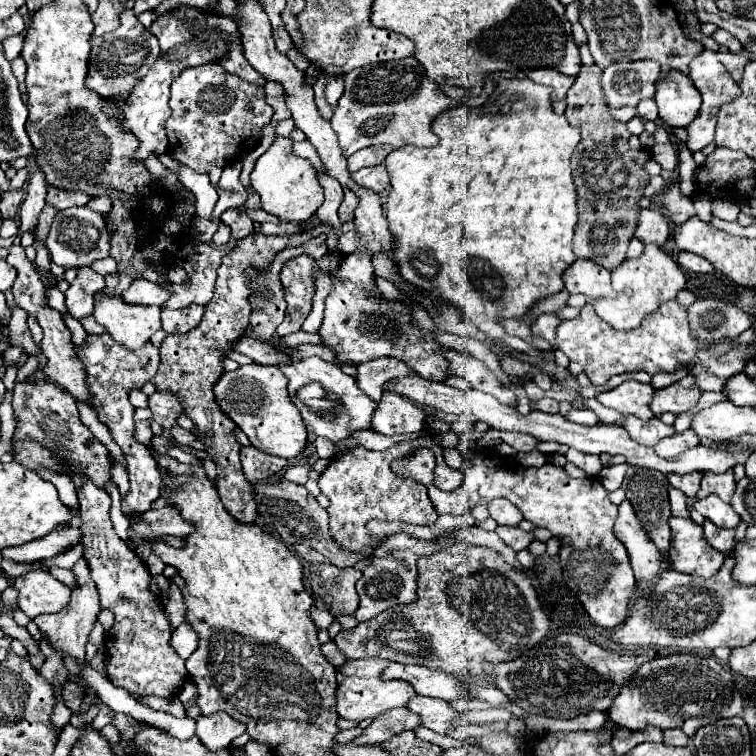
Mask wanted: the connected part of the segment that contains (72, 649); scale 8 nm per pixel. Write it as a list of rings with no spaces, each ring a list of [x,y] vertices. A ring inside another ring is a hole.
[[[84,557],[72,567],[76,579],[78,579],[78,587],[72,589],[72,599],[70,603],[60,611],[60,613],[52,613],[52,615],[40,615],[34,619],[34,623],[38,625],[38,629],[42,631],[44,637],[48,637],[48,643],[52,645],[52,649],[64,659],[64,657],[72,657],[74,661],[80,661],[80,665],[86,663],[84,655],[84,647],[86,647],[86,641],[88,641],[88,635],[94,627],[94,621],[100,613],[100,603],[98,603],[98,591],[96,591],[96,585],[94,581],[90,579],[90,571],[88,571],[88,565],[84,561]]]

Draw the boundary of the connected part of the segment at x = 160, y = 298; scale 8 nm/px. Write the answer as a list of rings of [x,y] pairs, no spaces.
[[[134,279],[130,289],[122,293],[124,301],[136,305],[156,305],[156,307],[164,307],[164,301],[168,301],[168,289],[164,289],[164,285],[160,283],[152,283],[146,279]]]

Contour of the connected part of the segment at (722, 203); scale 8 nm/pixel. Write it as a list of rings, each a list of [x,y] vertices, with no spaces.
[[[714,199],[712,201],[712,213],[714,213],[714,217],[720,217],[724,221],[736,221],[740,207],[728,199]]]

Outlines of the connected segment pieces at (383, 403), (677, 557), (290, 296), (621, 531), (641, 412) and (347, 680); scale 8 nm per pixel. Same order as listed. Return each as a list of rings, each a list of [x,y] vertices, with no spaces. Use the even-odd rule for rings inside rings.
[[[382,393],[378,409],[372,417],[374,431],[382,435],[396,435],[396,433],[412,433],[422,431],[424,425],[424,411],[420,405],[398,397],[396,393]]]
[[[670,517],[668,523],[672,529],[672,545],[668,547],[668,567],[678,573],[712,577],[724,563],[726,555],[712,549],[704,541],[702,527],[696,525],[692,519]]]
[[[308,255],[292,257],[292,261],[284,263],[280,269],[280,281],[286,293],[286,315],[284,321],[276,327],[278,335],[290,335],[294,331],[300,331],[304,319],[308,317],[312,309],[312,297],[316,291],[316,285],[312,281],[312,263],[314,259]]]
[[[624,499],[618,505],[618,519],[614,525],[614,533],[628,551],[638,585],[640,587],[652,585],[660,575],[662,555],[656,549],[656,545],[652,545],[650,537],[644,533],[644,527],[640,525],[628,499]]]
[[[624,381],[616,389],[600,393],[596,399],[604,407],[616,409],[622,415],[634,415],[638,419],[648,421],[648,419],[654,417],[654,413],[650,409],[652,395],[654,395],[654,387],[652,385],[638,383],[638,381]]]
[[[344,677],[336,691],[336,713],[352,721],[374,719],[388,709],[404,707],[414,695],[416,691],[406,681]]]

